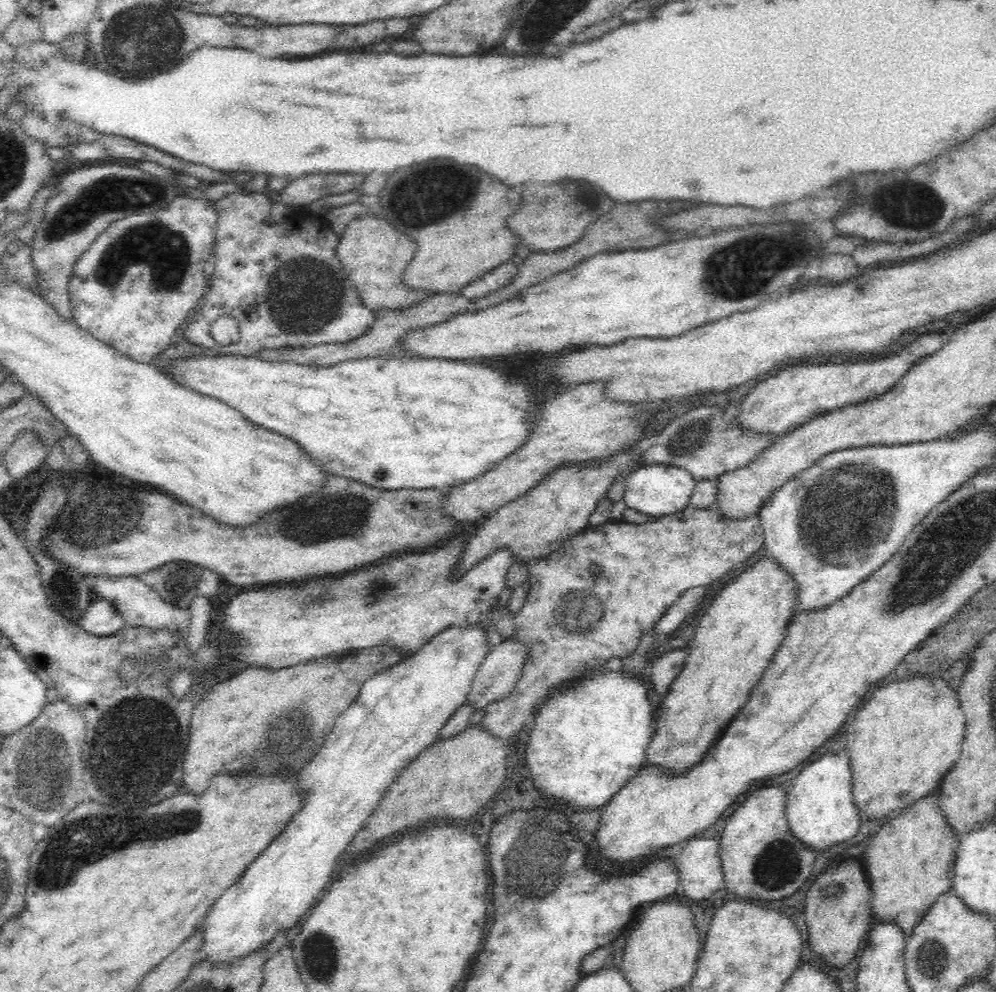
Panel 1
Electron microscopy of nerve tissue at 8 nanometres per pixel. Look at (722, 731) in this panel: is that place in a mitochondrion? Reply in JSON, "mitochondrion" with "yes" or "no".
{"mitochondrion":"no"}

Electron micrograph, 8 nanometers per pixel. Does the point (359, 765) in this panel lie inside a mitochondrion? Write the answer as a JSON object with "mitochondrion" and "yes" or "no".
{"mitochondrion":"no"}

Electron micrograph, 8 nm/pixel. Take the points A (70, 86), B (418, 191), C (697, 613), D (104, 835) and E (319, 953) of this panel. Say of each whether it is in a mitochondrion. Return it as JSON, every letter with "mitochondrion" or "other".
{"A":"other","B":"mitochondrion","C":"other","D":"mitochondrion","E":"mitochondrion"}

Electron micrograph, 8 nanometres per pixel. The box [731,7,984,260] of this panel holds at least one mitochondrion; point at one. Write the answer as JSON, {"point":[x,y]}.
{"point":[916,210]}

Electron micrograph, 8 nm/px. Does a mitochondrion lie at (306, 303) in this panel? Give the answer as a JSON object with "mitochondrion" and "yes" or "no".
{"mitochondrion":"yes"}

